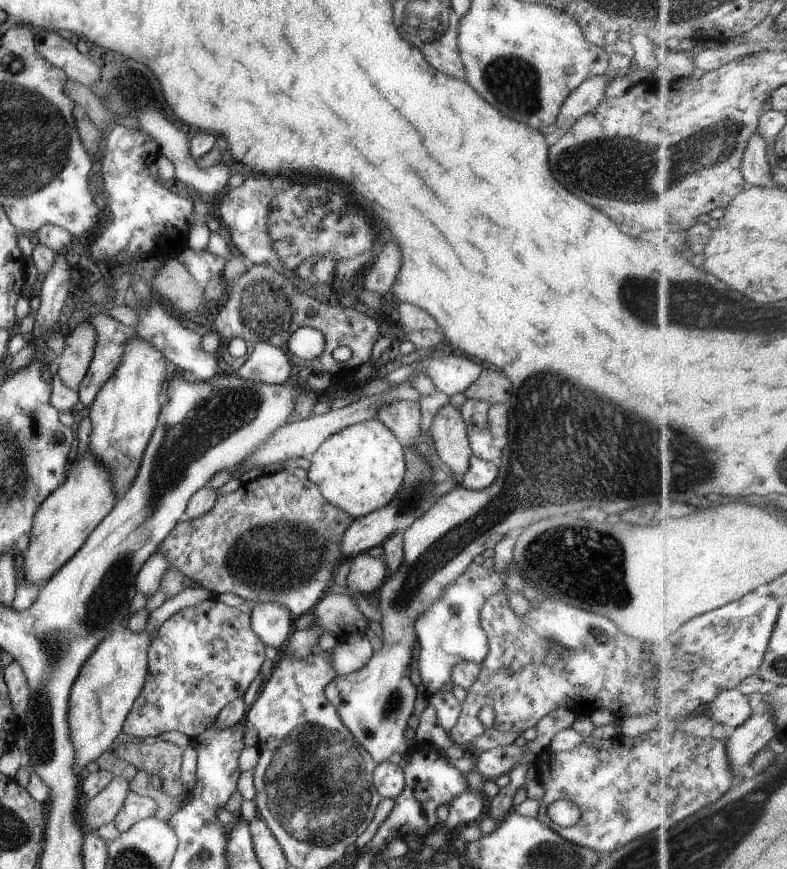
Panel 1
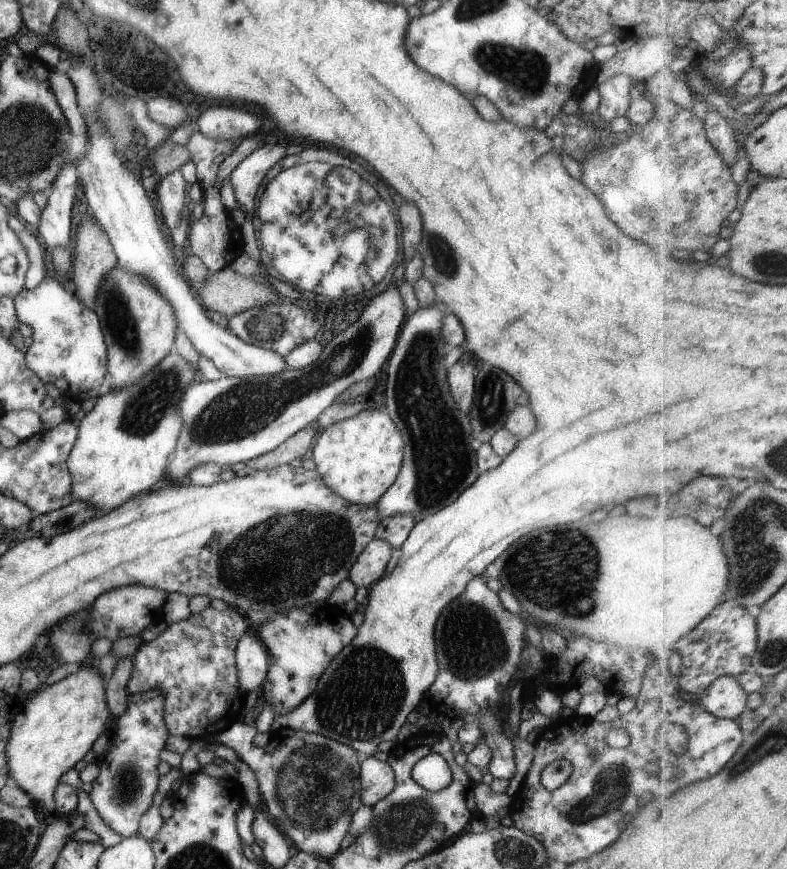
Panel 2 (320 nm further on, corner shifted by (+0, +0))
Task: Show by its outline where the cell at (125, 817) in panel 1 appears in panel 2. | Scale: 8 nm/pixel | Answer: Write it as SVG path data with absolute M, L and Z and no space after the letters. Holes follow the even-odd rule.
M155 689L126 695L125 710L115 717L117 722L109 736L108 752L95 761L99 774L91 783L88 798L104 824L122 838L138 833L138 821L152 804L159 783L158 755L169 736L163 723L163 701L164 696Z

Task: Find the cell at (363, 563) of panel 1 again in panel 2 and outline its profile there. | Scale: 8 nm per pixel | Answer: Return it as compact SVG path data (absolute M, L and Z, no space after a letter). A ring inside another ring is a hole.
M373 537L361 549L359 556L351 565L348 580L355 586L369 588L376 580L383 576L385 564L391 558L391 545L386 540Z

